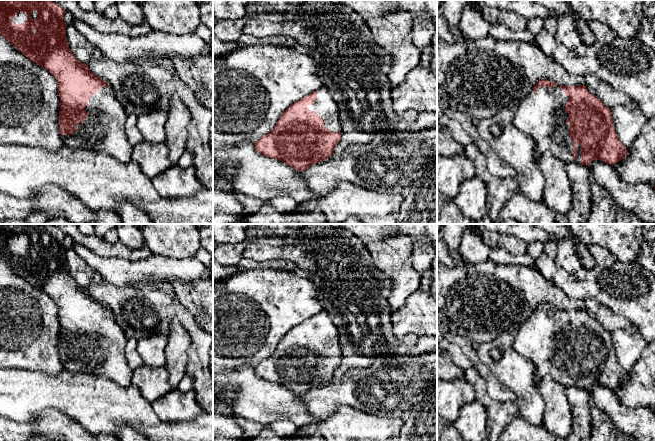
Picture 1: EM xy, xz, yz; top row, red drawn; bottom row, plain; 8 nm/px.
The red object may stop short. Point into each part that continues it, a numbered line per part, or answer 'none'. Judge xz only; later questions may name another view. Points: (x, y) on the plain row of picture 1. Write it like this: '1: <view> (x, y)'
1: xz (325, 330)

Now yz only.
1: yz (542, 340)

